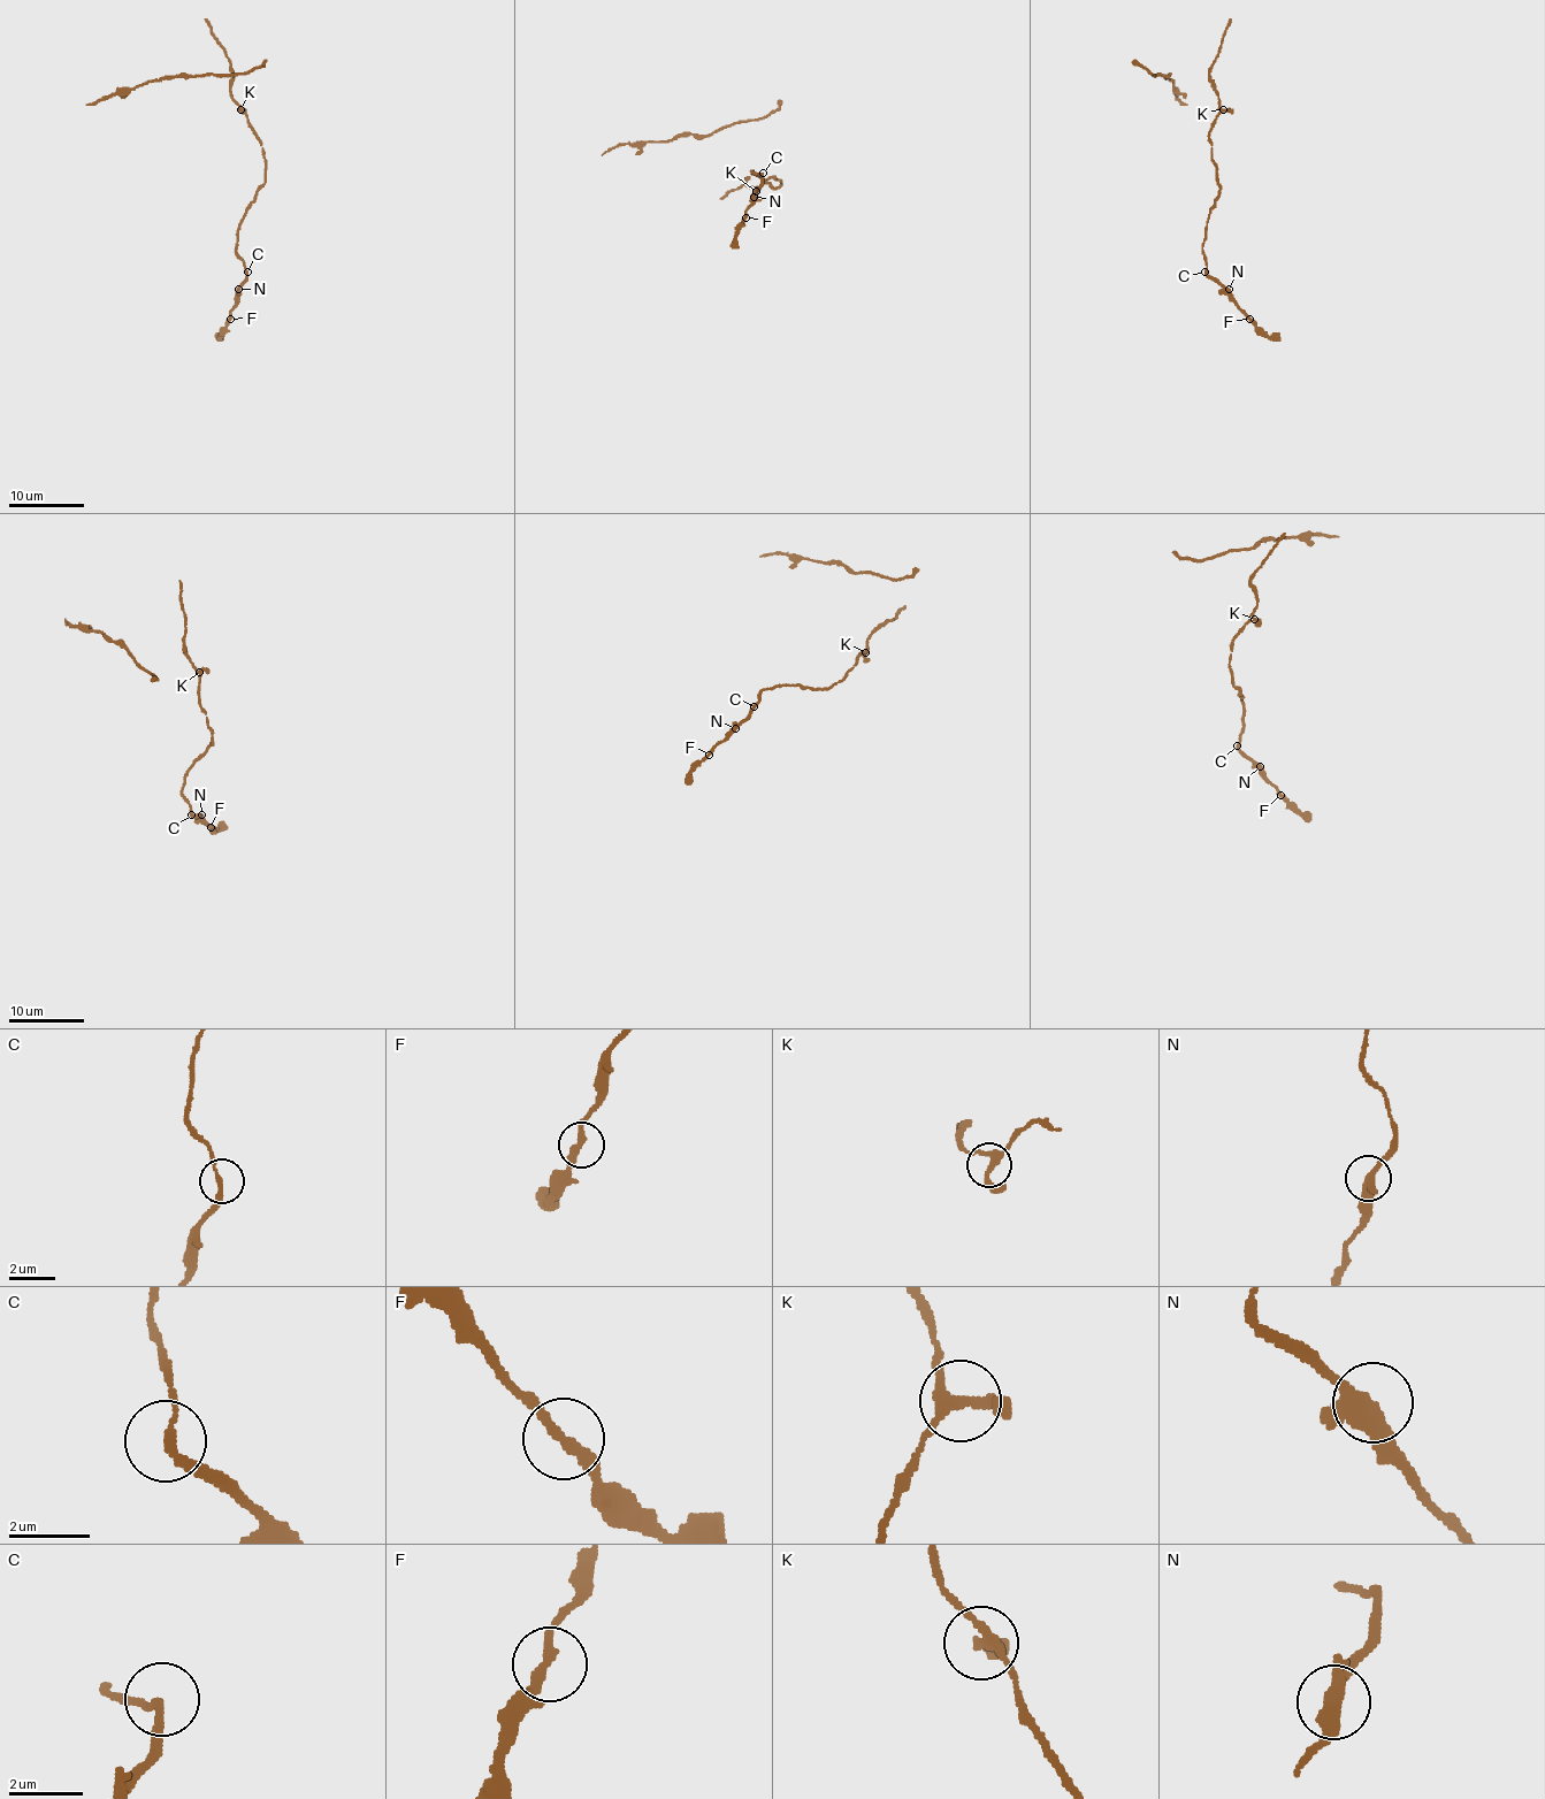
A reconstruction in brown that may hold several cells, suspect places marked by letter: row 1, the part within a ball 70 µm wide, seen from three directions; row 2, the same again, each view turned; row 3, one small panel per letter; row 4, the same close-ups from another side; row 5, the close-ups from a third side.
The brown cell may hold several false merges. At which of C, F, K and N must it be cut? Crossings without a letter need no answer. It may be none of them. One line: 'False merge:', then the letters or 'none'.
False merge: none

